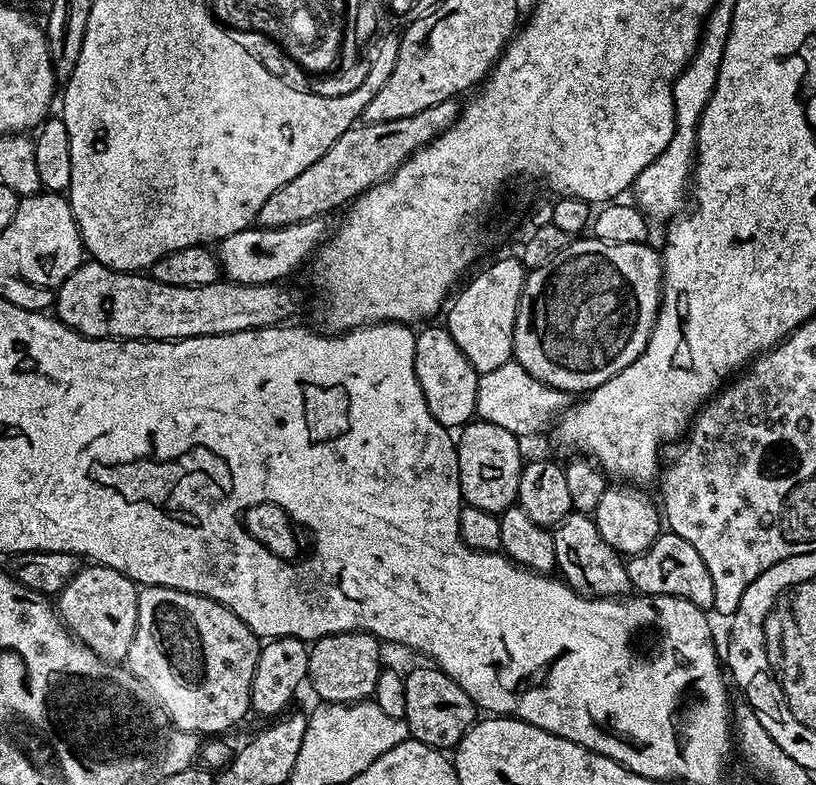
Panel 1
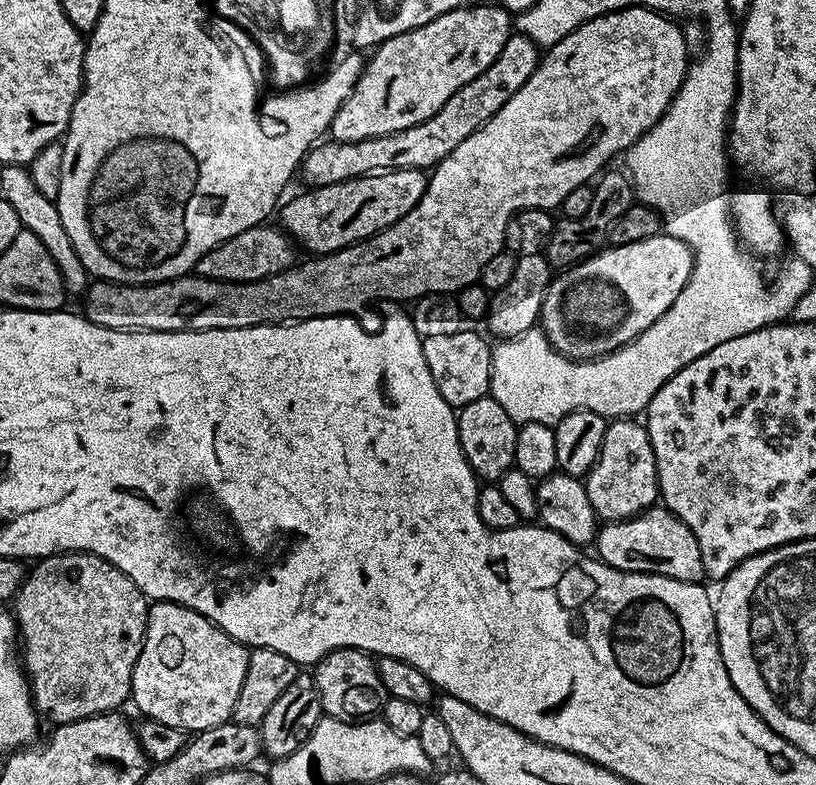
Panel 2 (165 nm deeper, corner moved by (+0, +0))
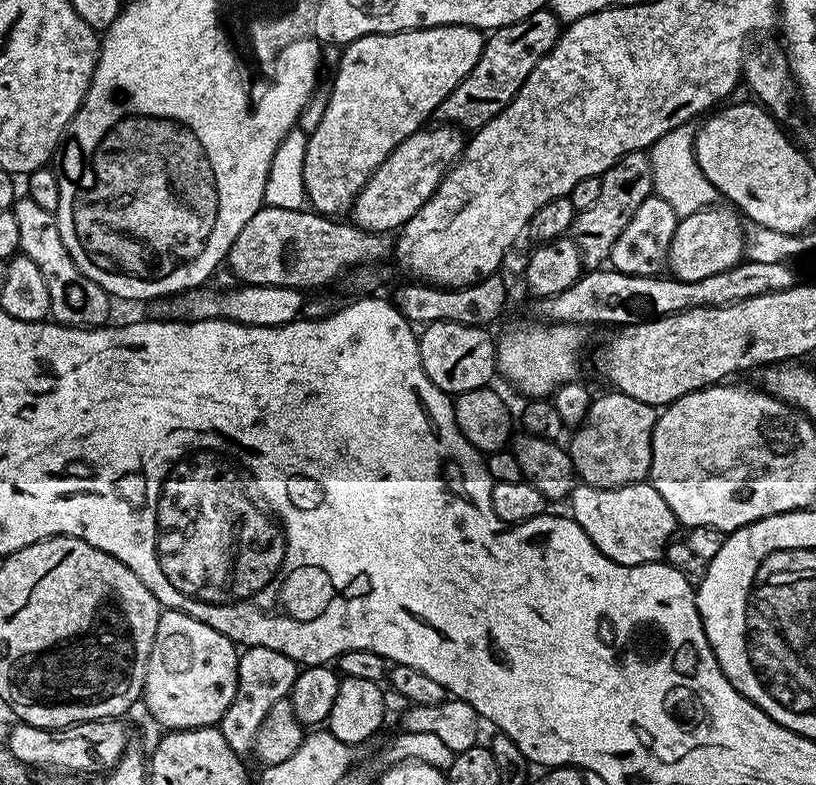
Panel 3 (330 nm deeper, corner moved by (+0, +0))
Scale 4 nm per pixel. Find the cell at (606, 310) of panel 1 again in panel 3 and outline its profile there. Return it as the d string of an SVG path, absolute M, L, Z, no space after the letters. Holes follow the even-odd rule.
M720 207L703 208L689 216L679 217L667 262L671 275L676 279L698 282L698 278L722 274L722 270L732 268L745 259L746 228L744 232L740 225L741 217L731 207Z

